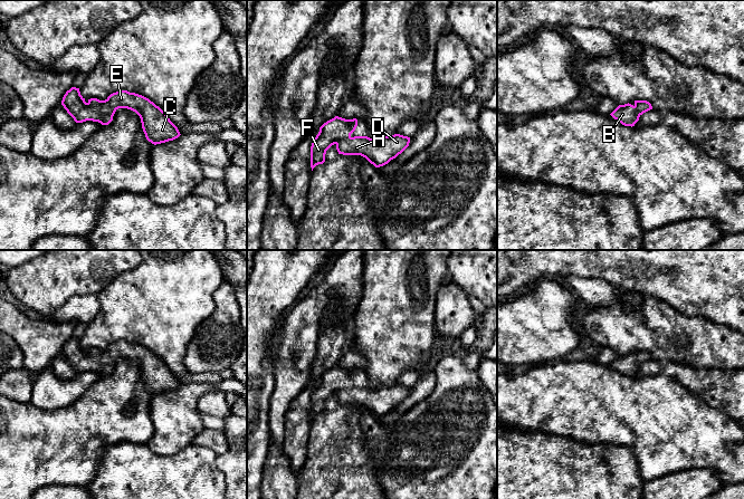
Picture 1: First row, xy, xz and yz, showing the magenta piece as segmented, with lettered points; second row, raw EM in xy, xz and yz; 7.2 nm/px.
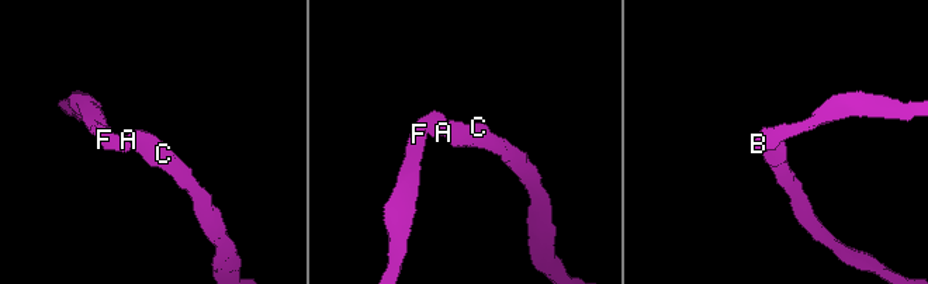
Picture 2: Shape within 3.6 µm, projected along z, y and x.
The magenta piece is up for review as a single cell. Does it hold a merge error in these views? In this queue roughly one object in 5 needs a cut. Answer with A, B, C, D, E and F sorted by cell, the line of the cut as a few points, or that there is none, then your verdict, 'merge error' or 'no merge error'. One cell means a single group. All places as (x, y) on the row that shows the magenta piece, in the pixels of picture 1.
A B C D E F | no cut | no merge error

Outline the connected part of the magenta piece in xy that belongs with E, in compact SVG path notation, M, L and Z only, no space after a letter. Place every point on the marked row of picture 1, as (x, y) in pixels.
M71 87L64 95L61 105L76 123L93 121L102 125L108 125L118 108L131 109L140 116L145 137L154 145L173 141L181 135L159 106L149 98L127 90L113 93L105 100L90 98L86 103L79 88Z

